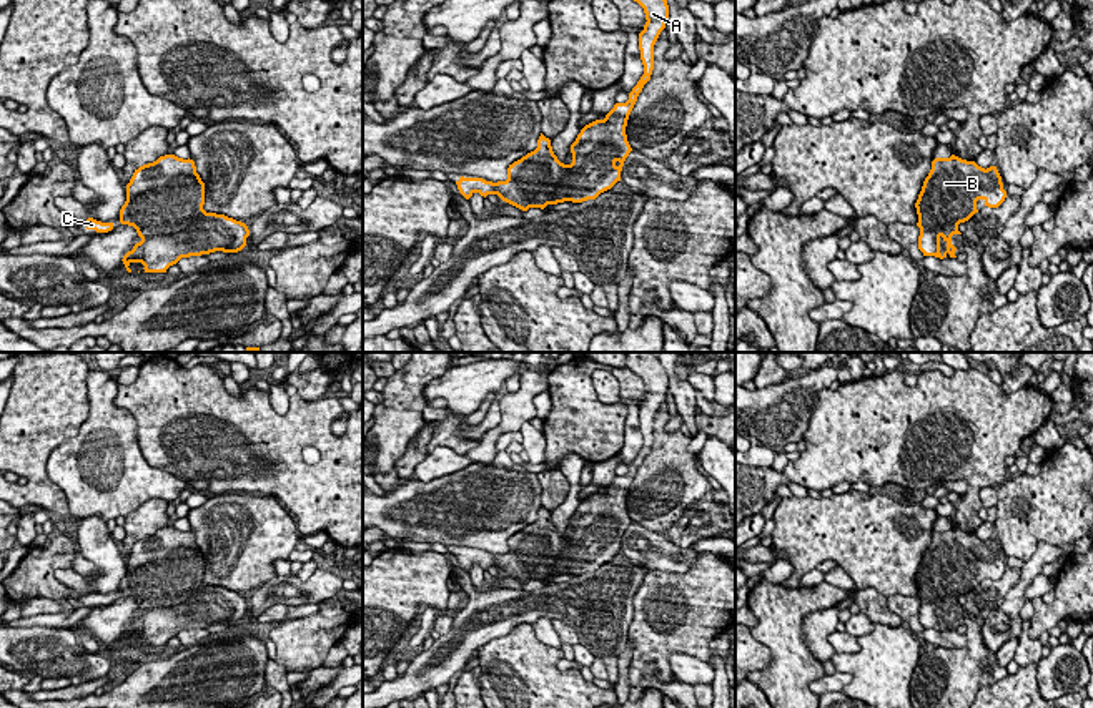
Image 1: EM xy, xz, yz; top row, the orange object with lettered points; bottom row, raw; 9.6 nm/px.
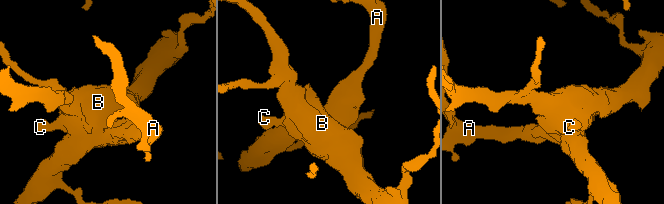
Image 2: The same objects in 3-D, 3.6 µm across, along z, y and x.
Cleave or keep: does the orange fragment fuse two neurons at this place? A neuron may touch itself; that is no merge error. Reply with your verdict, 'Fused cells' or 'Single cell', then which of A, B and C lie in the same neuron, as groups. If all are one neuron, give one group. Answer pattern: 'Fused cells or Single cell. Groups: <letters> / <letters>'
Fused cells. Groups: A / B C

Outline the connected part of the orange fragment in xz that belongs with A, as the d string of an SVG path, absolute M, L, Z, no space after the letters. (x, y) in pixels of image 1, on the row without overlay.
M627 352L626 366L644 381L647 392L639 406L644 447L626 475L616 475L604 492L586 497L571 517L572 535L564 537L561 557L572 555L577 560L572 563L572 575L596 572L621 553L624 533L632 524L626 507L627 492L639 465L650 452L654 417L669 392L667 372L650 352Z

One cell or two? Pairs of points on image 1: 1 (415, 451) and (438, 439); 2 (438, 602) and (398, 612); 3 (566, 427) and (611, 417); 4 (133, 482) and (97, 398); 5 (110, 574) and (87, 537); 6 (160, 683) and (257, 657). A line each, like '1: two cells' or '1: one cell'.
1: two cells
2: one cell
3: one cell
4: one cell
5: one cell
6: one cell

